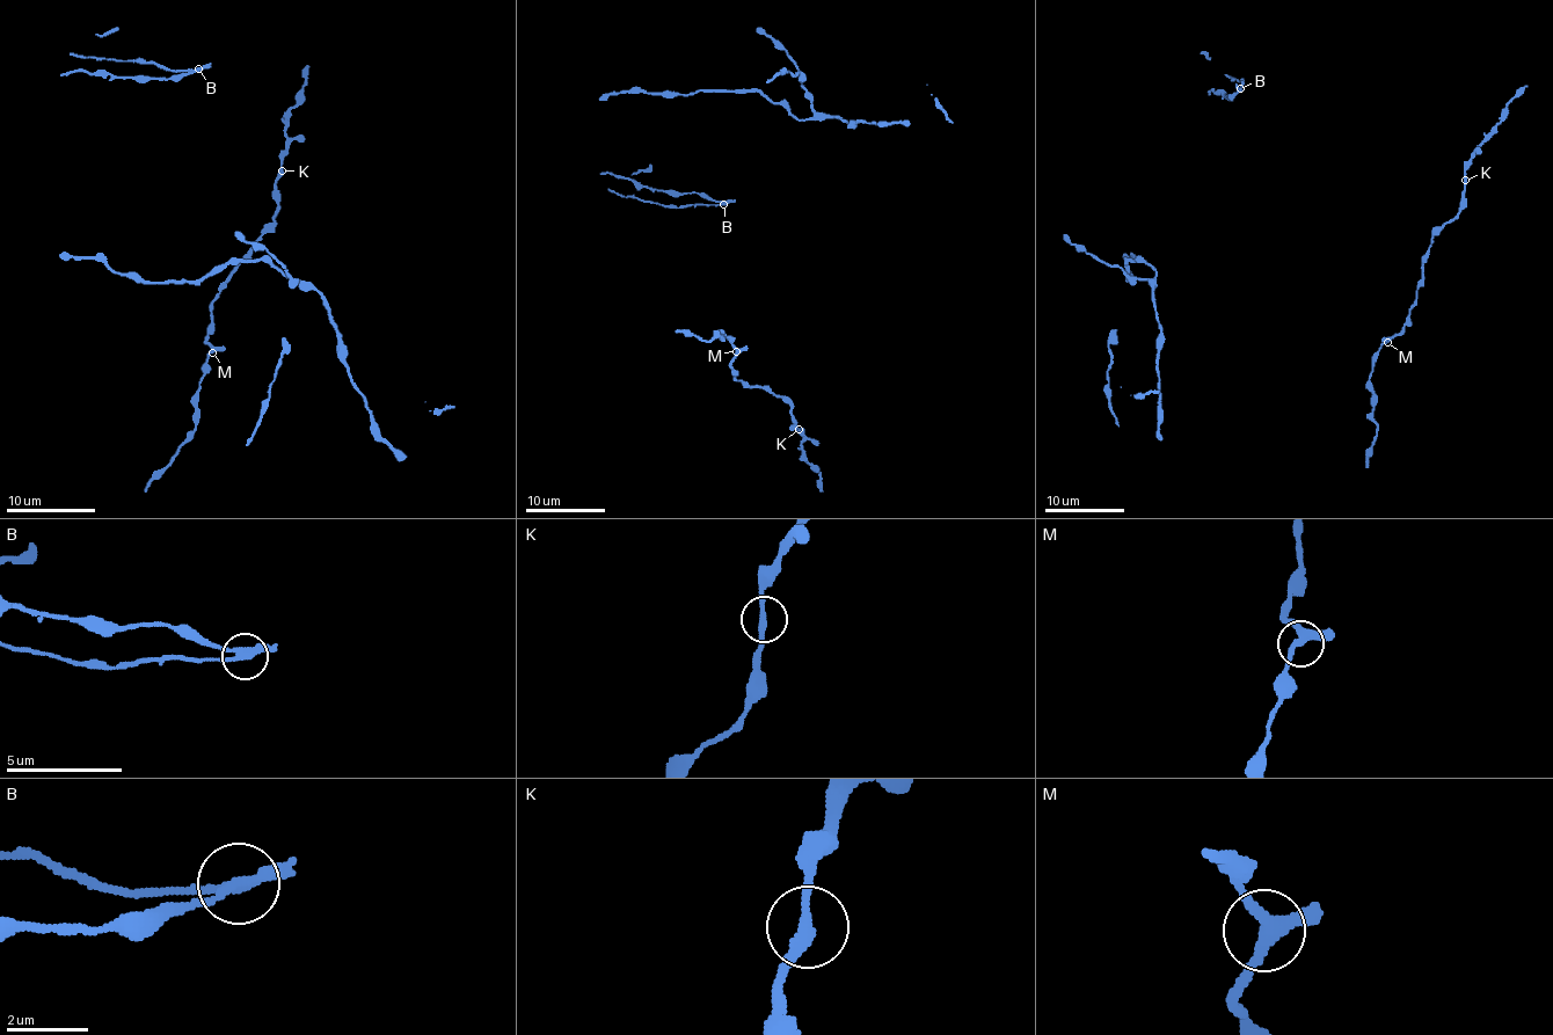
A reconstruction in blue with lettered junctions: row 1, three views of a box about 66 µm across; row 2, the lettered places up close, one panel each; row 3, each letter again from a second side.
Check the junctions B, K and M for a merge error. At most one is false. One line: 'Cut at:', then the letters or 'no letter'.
Cut at: B

